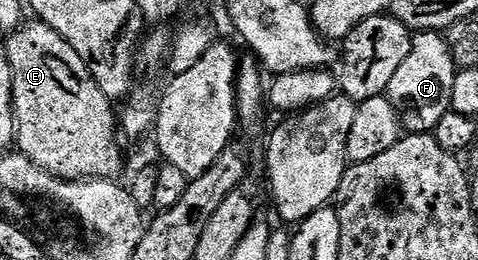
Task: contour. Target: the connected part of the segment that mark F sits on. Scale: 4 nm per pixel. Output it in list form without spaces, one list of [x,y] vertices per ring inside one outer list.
[[[417,32],[412,35],[409,54],[401,62],[397,74],[393,74],[386,90],[386,98],[395,107],[399,123],[408,133],[434,133],[437,122],[451,111],[453,98],[453,78],[457,65],[446,35],[439,32]]]

